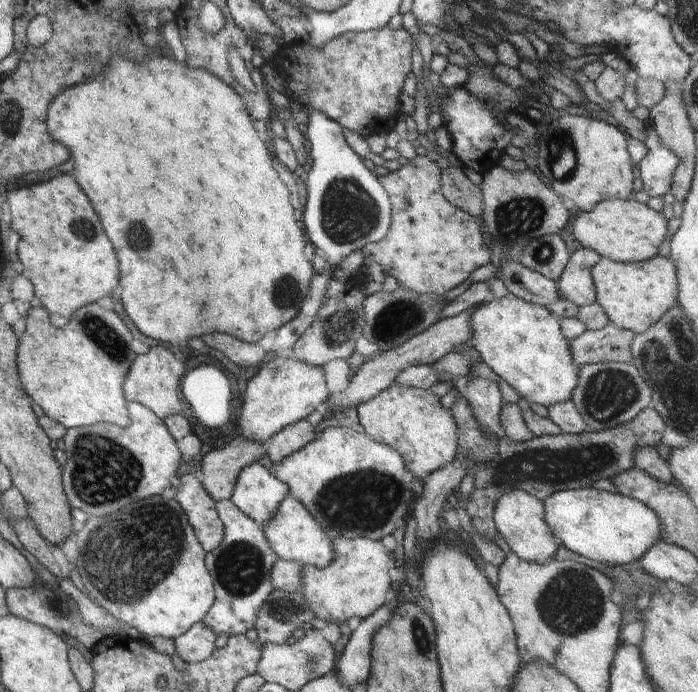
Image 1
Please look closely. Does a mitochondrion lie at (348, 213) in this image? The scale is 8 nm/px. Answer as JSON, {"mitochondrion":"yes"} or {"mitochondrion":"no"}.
{"mitochondrion":"yes"}

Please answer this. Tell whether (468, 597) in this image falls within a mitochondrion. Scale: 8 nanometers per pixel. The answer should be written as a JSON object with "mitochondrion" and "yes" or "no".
{"mitochondrion":"no"}

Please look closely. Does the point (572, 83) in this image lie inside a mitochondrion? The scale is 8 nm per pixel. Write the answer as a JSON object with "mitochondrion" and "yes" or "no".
{"mitochondrion":"no"}

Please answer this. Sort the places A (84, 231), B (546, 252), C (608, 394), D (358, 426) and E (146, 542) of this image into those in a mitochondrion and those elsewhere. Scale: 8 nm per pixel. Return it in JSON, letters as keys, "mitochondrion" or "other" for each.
{"A":"mitochondrion","B":"mitochondrion","C":"mitochondrion","D":"other","E":"mitochondrion"}

